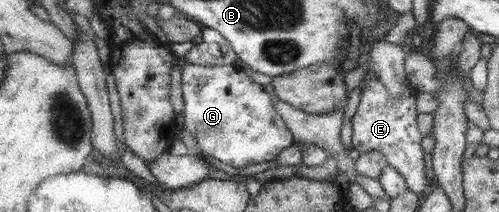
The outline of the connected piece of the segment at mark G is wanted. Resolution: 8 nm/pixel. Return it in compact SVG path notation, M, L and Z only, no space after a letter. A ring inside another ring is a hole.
M187 63L181 69L181 97L183 100L183 125L185 135L191 135L195 141L194 154L201 158L211 157L238 170L245 165L255 165L271 161L279 151L291 146L293 138L281 117L275 112L271 98L264 87L251 80L245 69L233 65L201 66Z

